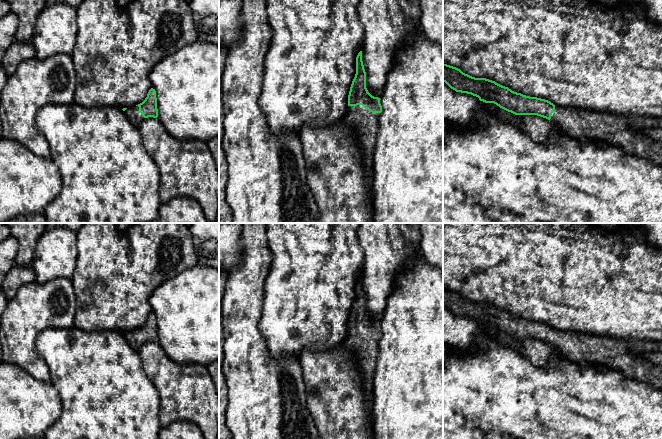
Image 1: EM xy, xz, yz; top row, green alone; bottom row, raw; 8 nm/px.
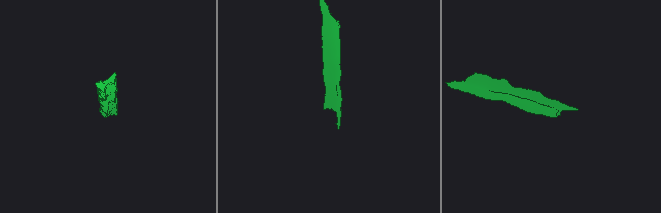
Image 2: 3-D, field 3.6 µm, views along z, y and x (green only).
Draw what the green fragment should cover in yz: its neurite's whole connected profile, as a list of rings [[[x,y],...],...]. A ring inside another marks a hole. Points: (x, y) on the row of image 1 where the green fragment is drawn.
[[[444,63],[443,82],[456,92],[471,94],[515,115],[546,118],[570,137],[598,139],[662,166],[662,141],[643,132],[644,129],[662,128],[662,118],[557,106],[545,99],[514,92],[495,81],[472,77]]]

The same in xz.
[[[360,51],[356,57],[356,74],[348,95],[348,111],[343,120],[357,137],[368,183],[372,180],[372,159],[381,112],[380,98],[372,96],[366,88],[366,72]]]

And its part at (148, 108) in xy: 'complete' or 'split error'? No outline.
split error

